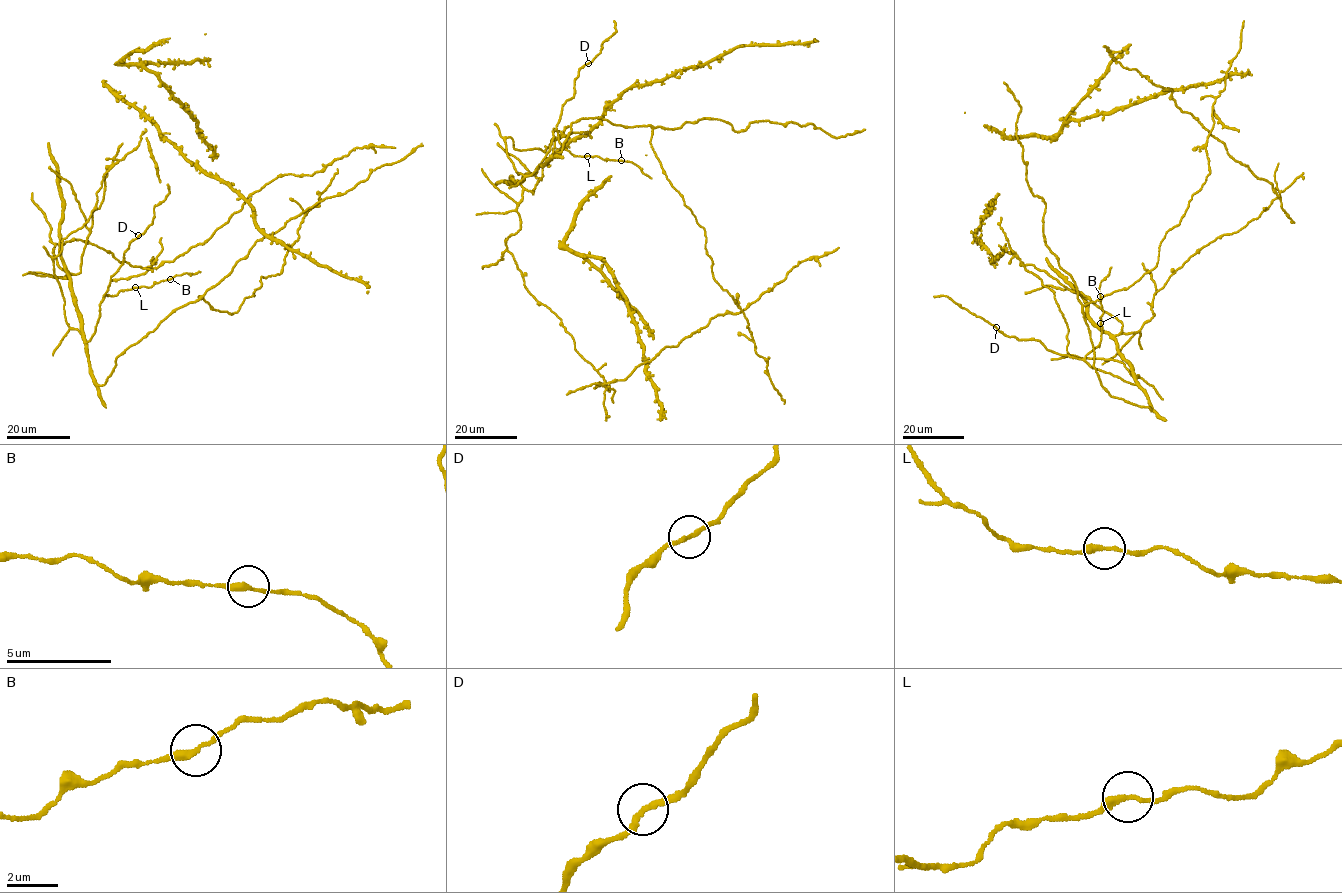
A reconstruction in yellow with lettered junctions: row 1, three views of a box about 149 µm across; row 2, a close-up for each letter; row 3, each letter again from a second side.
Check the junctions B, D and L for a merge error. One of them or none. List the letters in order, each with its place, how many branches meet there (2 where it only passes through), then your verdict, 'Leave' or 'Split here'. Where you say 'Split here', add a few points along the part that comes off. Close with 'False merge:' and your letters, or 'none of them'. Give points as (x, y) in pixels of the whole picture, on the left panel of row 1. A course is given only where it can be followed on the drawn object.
B: Place: (170, 279). Branches: 2. Leave
D: Place: (138, 235). Branches: 2. Leave
L: Place: (135, 287). Branches: 2. Leave
False merge: none of them

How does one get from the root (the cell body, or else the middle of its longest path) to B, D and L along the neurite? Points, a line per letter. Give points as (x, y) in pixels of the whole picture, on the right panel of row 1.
B: (1117, 347), (1122, 360), (1128, 362), (1136, 383), (1092, 368), (1085, 360), (1101, 340), (1100, 296)
D: (1117, 347), (1136, 383), (1092, 368), (1082, 359), (1057, 354), (1039, 340), (1005, 336), (996, 328)
L: (1117, 347), (1122, 360), (1128, 362), (1136, 383), (1092, 368), (1085, 360), (1101, 340), (1101, 323)

